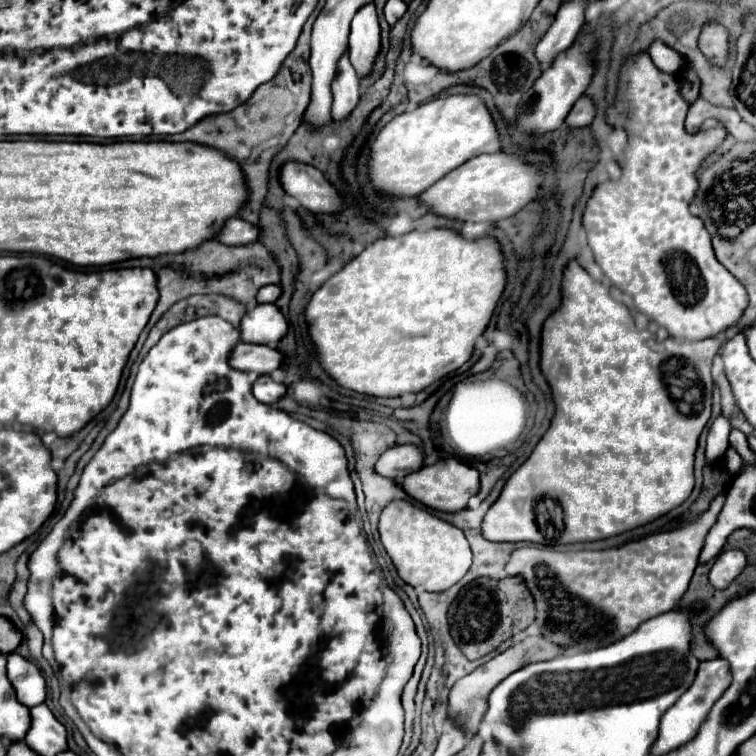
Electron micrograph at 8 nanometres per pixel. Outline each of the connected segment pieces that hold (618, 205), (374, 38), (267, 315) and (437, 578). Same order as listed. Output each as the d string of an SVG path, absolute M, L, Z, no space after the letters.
M640 54L624 64L618 102L608 110L608 122L628 134L628 148L620 162L622 176L614 182L602 182L596 186L584 210L582 224L596 264L614 288L632 298L632 308L656 326L664 328L670 338L696 342L724 332L739 320L747 307L747 292L716 260L710 234L706 232L702 220L688 212L688 204L698 188L696 170L700 162L724 140L726 132L708 130L688 134L684 128L688 104L682 100L678 84L680 74L660 72L648 54Z
M368 4L366 8L358 10L352 20L352 32L350 32L350 62L358 74L358 78L370 76L376 58L382 48L380 38L380 26L374 4Z
M256 304L240 324L240 338L250 344L278 346L288 334L288 322L276 304Z
M392 500L380 514L378 532L398 570L398 576L414 588L428 592L448 590L468 572L472 564L472 552L464 532L454 524L436 518L428 510L418 508L410 500Z

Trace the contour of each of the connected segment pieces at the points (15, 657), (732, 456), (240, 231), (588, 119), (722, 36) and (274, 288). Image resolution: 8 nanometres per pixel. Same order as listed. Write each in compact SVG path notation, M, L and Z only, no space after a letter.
M12 652L6 656L8 664L8 678L16 690L16 698L20 704L34 708L46 700L46 682L40 674L40 670L20 654Z
M730 446L726 451L725 457L729 472L733 475L737 475L742 466L740 455Z
M230 218L222 232L218 234L218 242L230 244L230 246L244 246L244 244L254 244L260 240L260 226L250 224L242 218Z
M582 96L576 100L576 104L572 106L570 114L566 116L566 124L572 128L580 128L580 126L588 126L592 124L596 116L596 104L590 96Z
M708 24L708 28L702 30L700 46L702 46L702 52L710 58L712 64L718 64L718 66L726 64L728 34L720 24Z
M272 284L272 286L260 288L256 300L258 300L258 302L276 302L280 296L282 296L282 288L280 288L278 284Z

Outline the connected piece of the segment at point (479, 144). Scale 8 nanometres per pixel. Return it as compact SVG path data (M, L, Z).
M438 96L416 110L396 116L380 130L372 146L370 178L384 194L414 196L422 194L430 184L436 184L466 160L486 152L498 152L500 148L502 140L498 126L480 96Z

